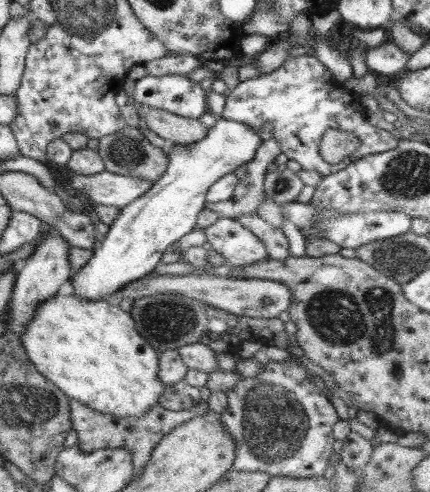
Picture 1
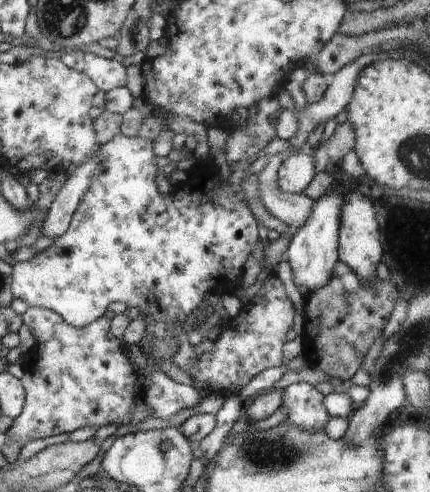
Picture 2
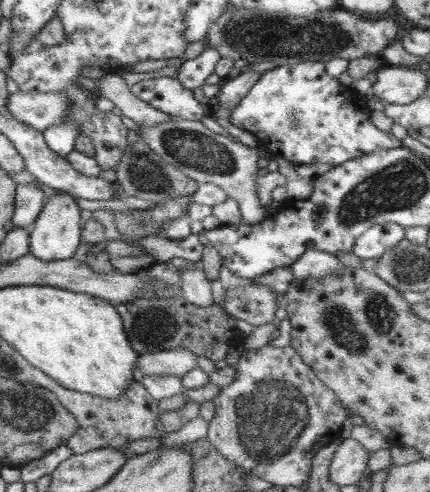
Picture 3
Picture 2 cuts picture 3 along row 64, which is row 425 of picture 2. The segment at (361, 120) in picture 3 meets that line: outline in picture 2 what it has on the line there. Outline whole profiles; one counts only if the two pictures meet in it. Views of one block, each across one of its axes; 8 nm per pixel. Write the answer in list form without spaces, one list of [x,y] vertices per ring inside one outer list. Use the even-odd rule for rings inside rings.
[[[307,382],[287,386],[281,394],[281,408],[287,416],[285,424],[297,426],[301,432],[319,432],[331,420],[321,404],[321,394]]]

